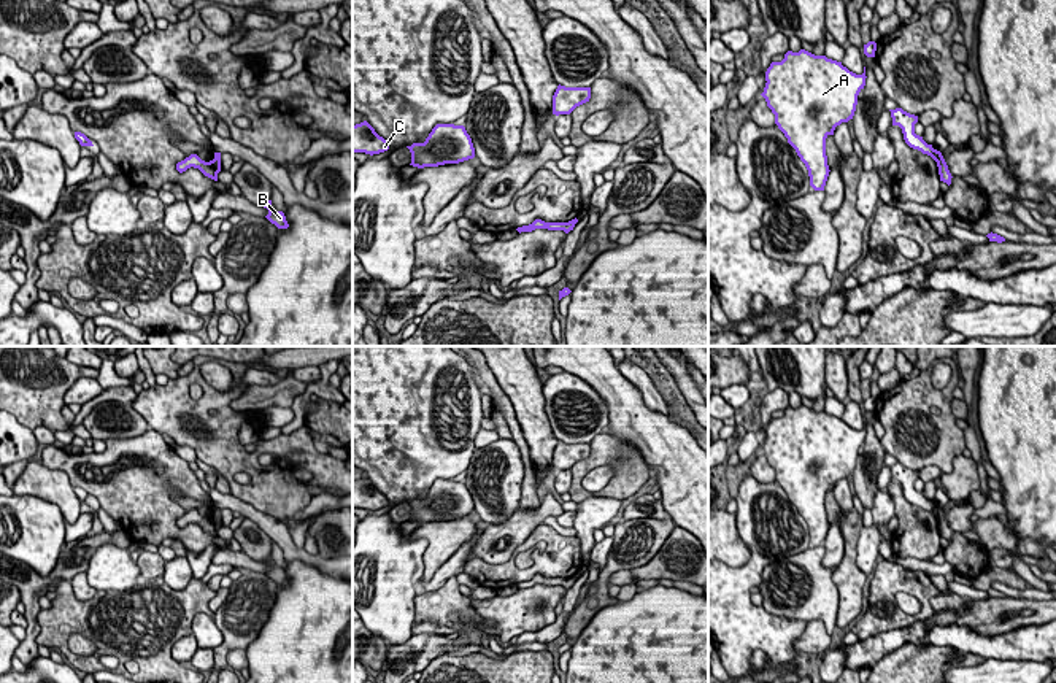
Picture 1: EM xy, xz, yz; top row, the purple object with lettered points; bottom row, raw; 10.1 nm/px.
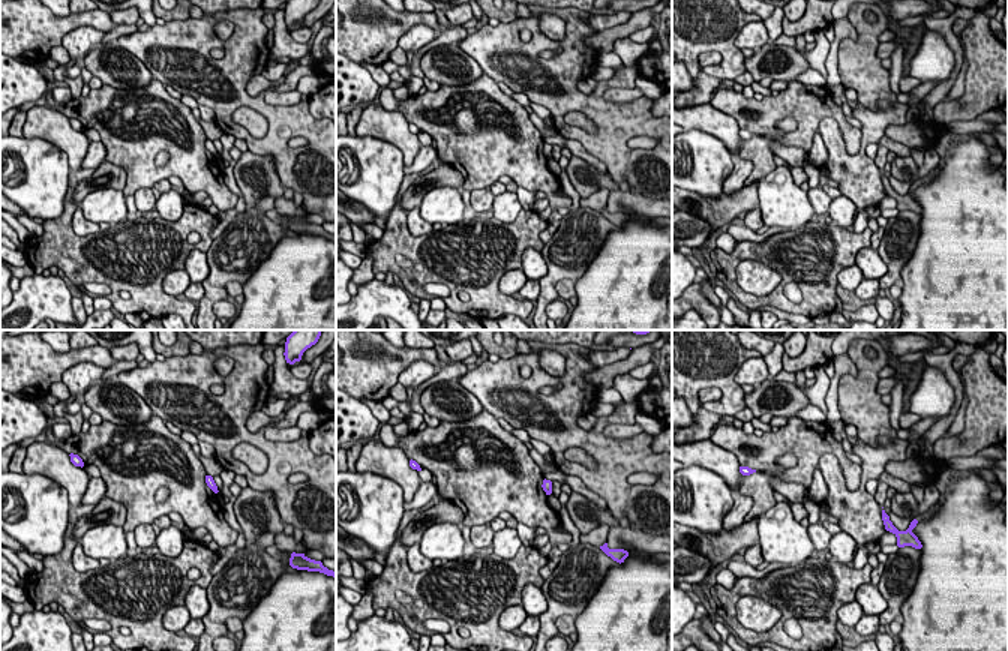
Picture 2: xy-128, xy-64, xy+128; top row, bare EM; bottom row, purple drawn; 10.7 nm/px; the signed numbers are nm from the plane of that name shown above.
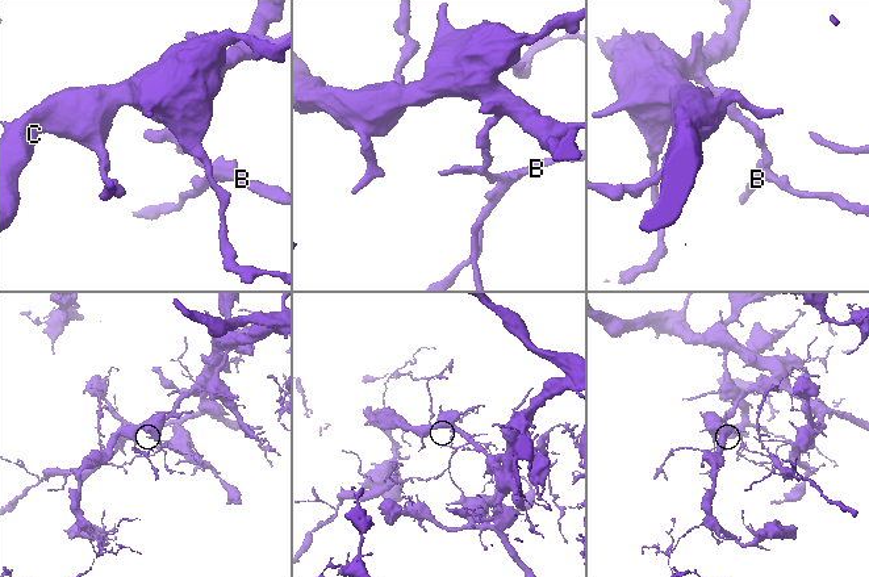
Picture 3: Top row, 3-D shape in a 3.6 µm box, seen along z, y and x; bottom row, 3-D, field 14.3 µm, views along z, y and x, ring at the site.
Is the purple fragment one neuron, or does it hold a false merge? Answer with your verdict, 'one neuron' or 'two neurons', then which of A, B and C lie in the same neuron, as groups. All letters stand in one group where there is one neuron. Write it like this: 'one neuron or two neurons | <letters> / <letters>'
two neurons | A C / B

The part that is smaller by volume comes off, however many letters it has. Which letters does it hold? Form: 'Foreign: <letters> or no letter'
Foreign: B

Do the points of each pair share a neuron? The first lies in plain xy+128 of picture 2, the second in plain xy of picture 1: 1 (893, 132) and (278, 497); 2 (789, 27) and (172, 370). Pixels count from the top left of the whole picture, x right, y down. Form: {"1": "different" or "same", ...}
{"1": "same", "2": "same"}

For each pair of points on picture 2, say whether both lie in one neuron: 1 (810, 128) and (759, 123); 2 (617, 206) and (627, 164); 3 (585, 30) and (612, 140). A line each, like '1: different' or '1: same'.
1: same
2: different
3: same

